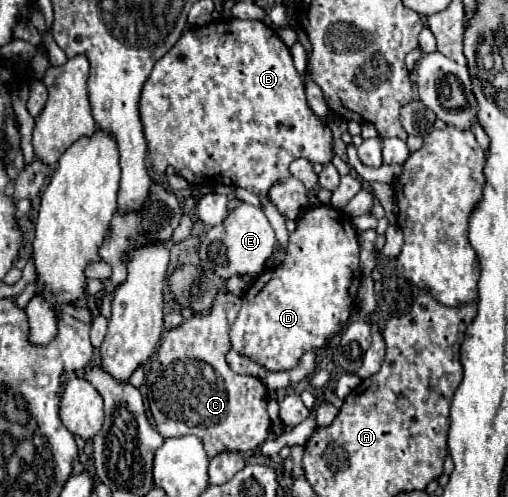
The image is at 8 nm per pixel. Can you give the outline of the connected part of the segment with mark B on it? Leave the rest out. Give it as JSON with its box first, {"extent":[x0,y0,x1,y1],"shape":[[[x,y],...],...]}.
{"extent":[140,18,328,194],"shape":[[[228,18],[228,20],[214,20],[206,26],[196,26],[196,28],[186,28],[182,38],[168,50],[164,58],[160,58],[154,64],[152,74],[148,76],[142,96],[140,96],[140,122],[144,126],[144,136],[148,142],[148,158],[152,164],[154,174],[164,174],[168,166],[176,170],[178,176],[186,178],[190,184],[204,184],[214,188],[216,184],[230,184],[230,186],[240,186],[246,188],[254,194],[266,194],[274,184],[286,182],[288,180],[288,166],[296,158],[306,158],[312,164],[328,162],[328,152],[322,152],[322,122],[314,118],[306,104],[306,94],[304,94],[304,84],[292,64],[292,56],[288,46],[278,38],[278,34],[266,26],[260,20],[238,20],[238,18]]]}

